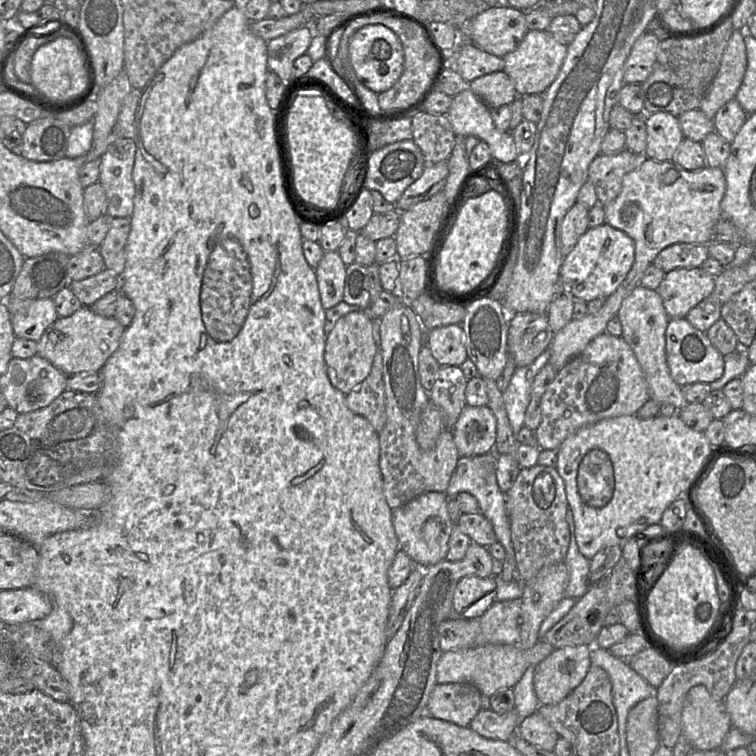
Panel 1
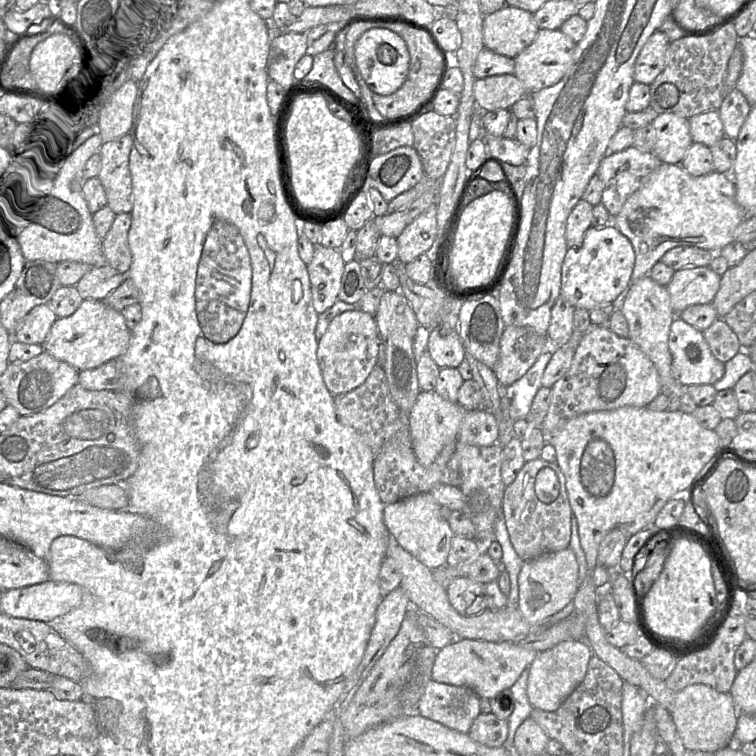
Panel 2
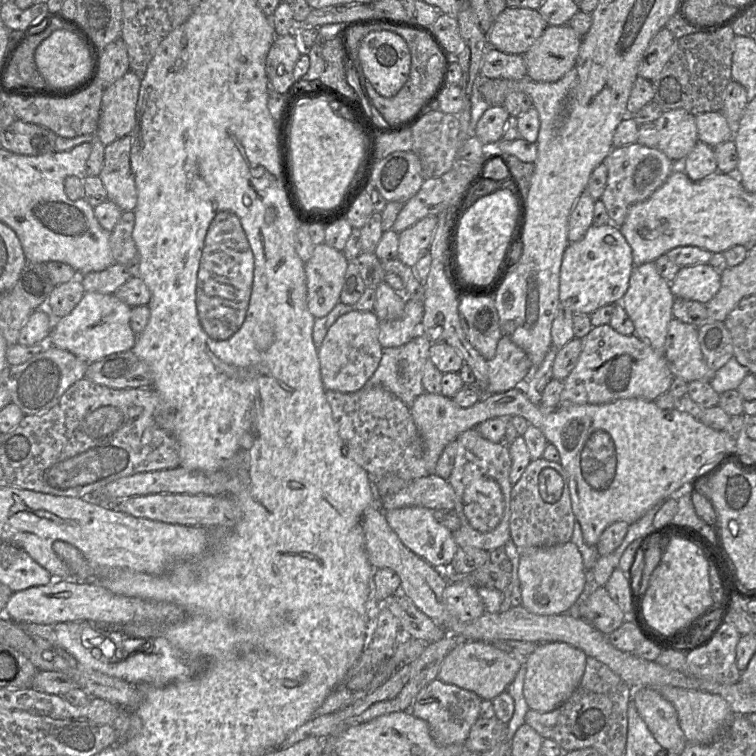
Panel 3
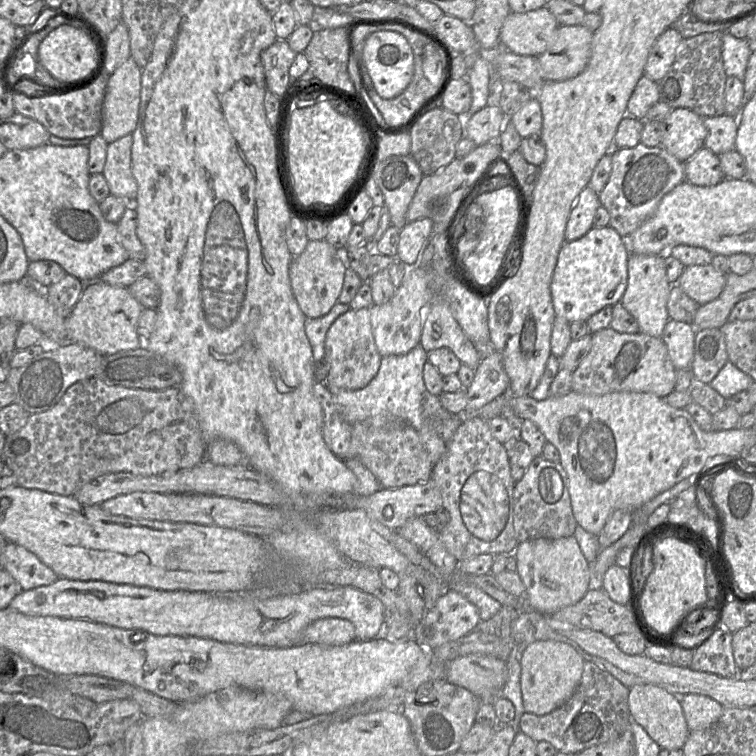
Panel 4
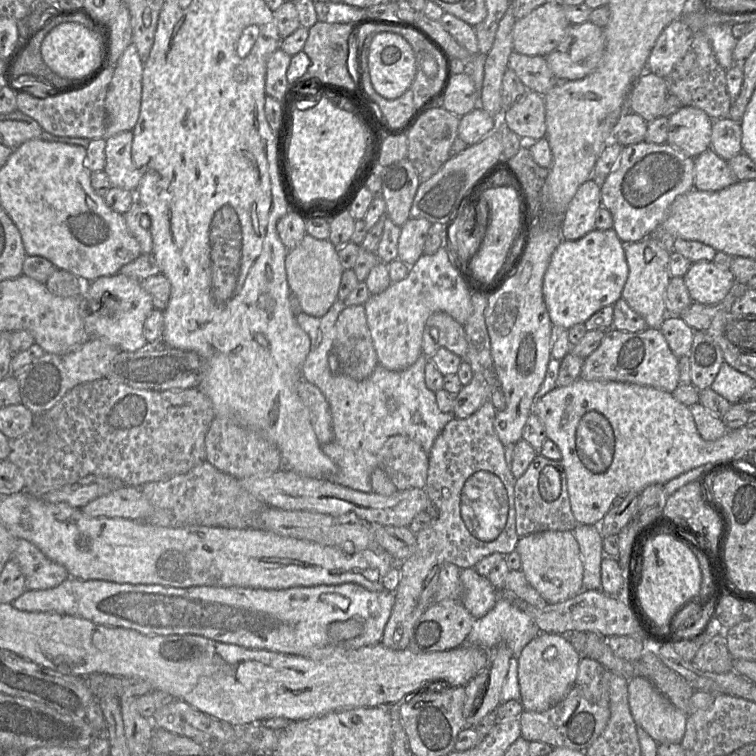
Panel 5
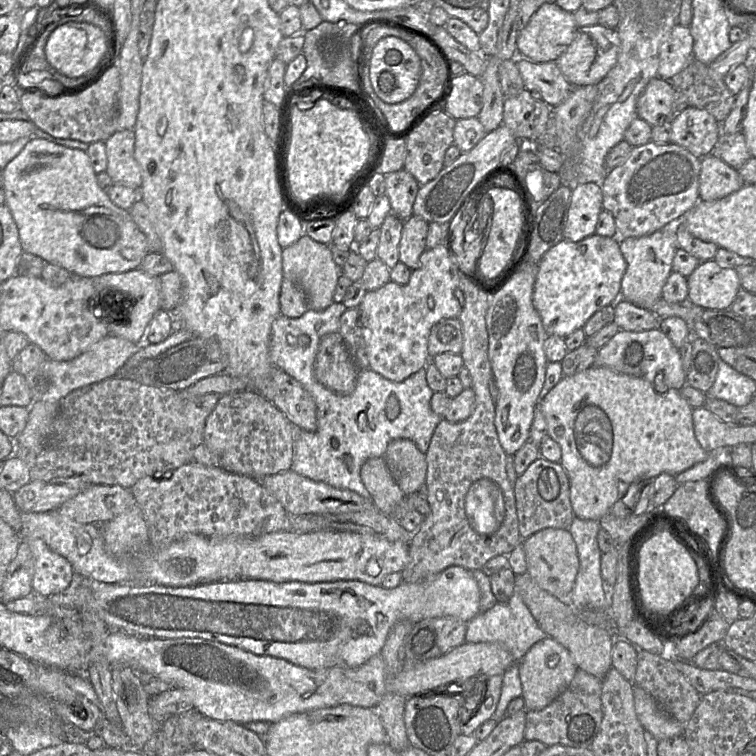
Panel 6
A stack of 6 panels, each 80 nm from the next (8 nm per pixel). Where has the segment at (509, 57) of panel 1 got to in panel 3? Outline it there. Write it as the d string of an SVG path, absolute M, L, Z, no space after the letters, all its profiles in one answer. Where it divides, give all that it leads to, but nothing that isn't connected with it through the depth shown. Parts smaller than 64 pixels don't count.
M569 25L548 26L524 53L527 77L536 82L556 82L575 65L580 36Z

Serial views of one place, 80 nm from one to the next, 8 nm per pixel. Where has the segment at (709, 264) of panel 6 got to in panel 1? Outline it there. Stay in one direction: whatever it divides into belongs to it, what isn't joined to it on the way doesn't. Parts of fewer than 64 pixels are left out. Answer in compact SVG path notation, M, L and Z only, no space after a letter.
M697 267L678 268L666 273L656 291L670 319L679 319L685 318L714 289L715 276Z

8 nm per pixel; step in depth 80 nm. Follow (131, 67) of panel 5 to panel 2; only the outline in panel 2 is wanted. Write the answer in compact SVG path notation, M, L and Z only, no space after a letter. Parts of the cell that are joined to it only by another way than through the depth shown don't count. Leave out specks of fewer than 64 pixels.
M131 80L109 102L103 103L103 112L97 126L97 139L110 142L129 134L133 124L133 108L138 96L138 83Z

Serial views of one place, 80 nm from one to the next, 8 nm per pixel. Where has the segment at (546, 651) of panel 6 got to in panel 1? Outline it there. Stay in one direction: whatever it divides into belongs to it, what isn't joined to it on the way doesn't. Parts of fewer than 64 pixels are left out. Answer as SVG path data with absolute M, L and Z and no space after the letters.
M591 647L557 648L536 665L533 685L540 705L558 704L583 681L592 665Z

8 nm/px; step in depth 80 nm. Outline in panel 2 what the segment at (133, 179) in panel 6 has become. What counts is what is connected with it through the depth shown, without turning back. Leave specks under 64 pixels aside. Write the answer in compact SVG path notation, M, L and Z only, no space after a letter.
M130 134L105 143L101 149L101 181L107 205L115 214L131 213L133 208L132 177L129 156L133 146Z

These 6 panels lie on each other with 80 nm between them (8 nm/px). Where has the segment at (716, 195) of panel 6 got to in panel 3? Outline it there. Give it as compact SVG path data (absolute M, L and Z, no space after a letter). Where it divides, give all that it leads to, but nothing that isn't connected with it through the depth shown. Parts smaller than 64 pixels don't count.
M700 141L678 166L692 181L703 180L718 171L714 149Z

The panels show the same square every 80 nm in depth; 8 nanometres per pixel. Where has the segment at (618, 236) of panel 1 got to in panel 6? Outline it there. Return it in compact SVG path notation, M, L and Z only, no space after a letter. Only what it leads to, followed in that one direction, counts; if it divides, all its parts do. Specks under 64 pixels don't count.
M594 233L579 242L564 238L550 248L538 263L533 290L533 305L548 336L557 335L565 339L583 328L598 310L615 304L621 296L626 268L618 237Z

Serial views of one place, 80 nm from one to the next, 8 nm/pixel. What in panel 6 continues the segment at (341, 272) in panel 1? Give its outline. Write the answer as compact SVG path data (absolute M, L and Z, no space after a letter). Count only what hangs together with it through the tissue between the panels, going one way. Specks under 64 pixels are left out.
M303 234L298 241L282 251L283 277L295 283L304 293L310 310L321 311L333 303L333 295L341 268L336 265L331 244L314 241Z

